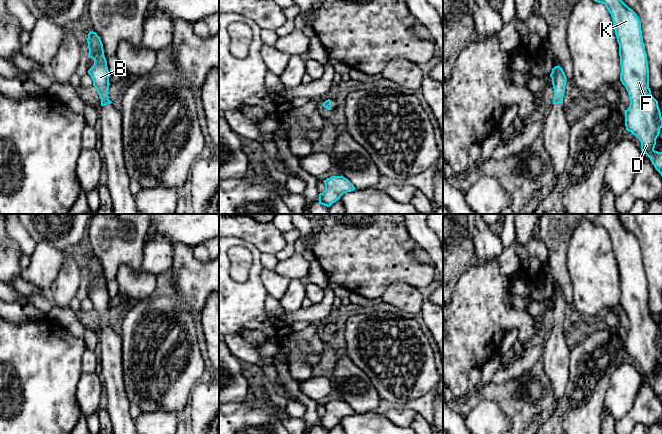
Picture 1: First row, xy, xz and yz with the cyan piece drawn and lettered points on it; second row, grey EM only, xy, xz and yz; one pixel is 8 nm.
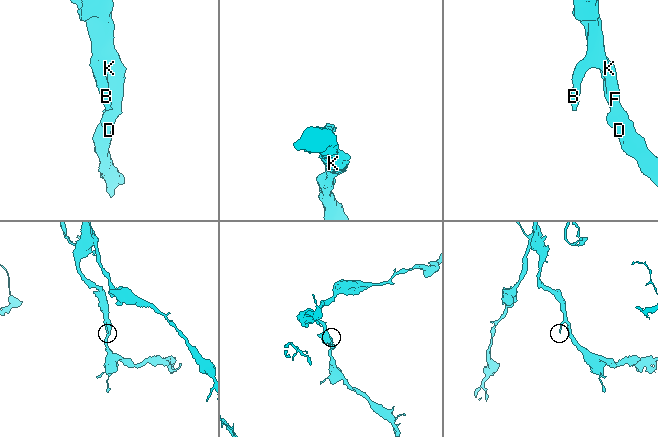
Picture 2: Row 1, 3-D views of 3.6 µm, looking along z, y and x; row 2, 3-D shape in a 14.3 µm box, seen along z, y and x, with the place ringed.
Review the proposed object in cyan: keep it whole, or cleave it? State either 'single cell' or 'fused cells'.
single cell

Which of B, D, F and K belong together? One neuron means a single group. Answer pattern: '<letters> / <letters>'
B D F K

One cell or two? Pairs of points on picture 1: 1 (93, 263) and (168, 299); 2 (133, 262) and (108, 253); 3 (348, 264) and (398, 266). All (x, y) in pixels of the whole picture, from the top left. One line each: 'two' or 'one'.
1: two
2: one
3: one

